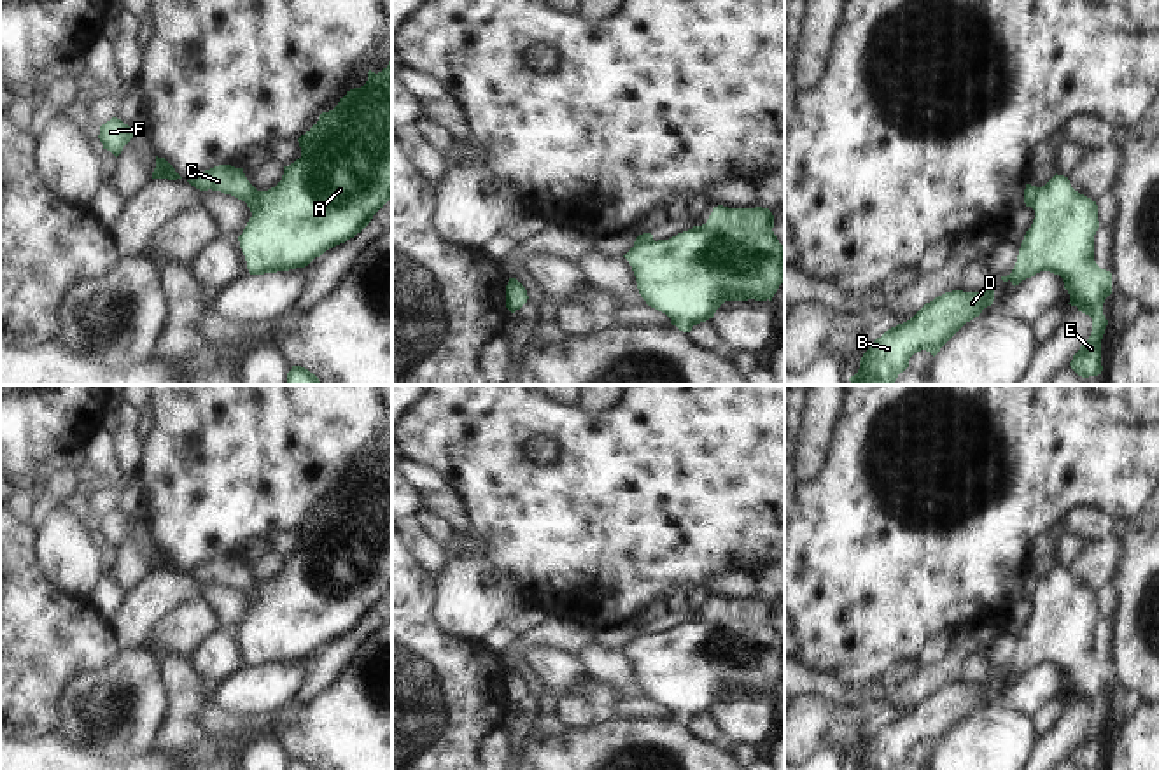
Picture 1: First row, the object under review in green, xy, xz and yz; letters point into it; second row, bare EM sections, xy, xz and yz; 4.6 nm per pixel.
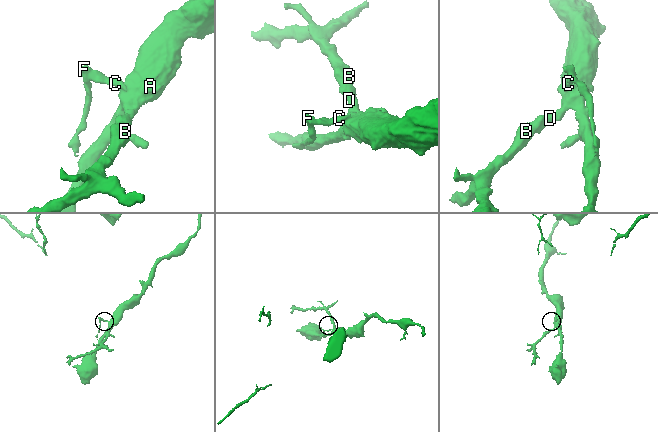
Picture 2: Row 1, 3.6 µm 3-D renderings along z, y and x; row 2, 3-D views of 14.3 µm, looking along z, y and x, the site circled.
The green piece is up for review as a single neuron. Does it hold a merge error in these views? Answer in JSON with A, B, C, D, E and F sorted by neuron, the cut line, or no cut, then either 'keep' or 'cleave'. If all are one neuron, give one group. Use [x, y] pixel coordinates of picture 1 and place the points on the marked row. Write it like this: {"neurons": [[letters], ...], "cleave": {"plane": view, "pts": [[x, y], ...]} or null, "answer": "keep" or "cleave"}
{"neurons": [["A", "B", "D", "E"], ["C", "F"]], "cleave": {"plane": "xz", "pts": [[653, 240], [634, 247]]}, "answer": "cleave"}

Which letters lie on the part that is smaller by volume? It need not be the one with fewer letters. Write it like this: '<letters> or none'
C, F

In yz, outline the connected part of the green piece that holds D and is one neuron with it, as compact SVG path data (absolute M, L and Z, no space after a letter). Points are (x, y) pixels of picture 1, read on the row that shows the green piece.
M994 285L980 292L952 290L926 303L910 320L888 329L863 354L860 369L849 378L853 385L895 385L900 373L909 368L914 354L926 350L933 357L970 320L979 317L994 301Z

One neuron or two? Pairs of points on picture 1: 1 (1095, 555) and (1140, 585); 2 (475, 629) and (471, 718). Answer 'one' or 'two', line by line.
1: two
2: two

